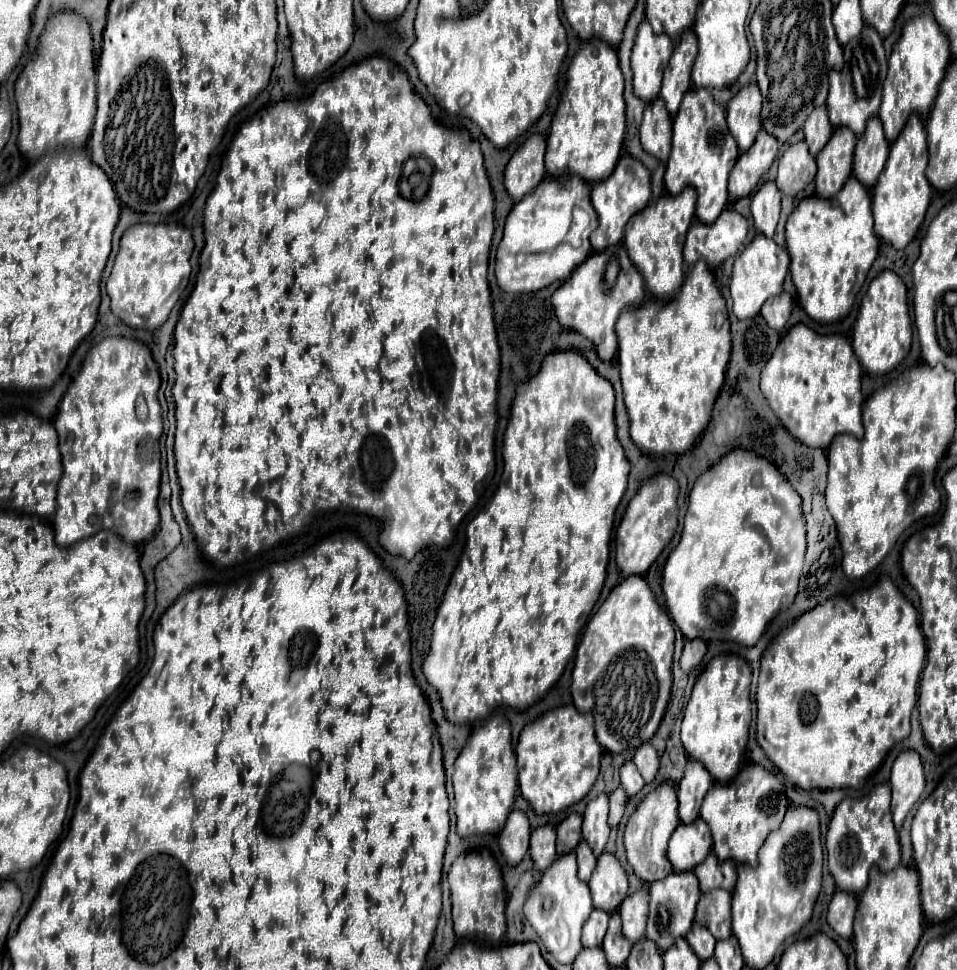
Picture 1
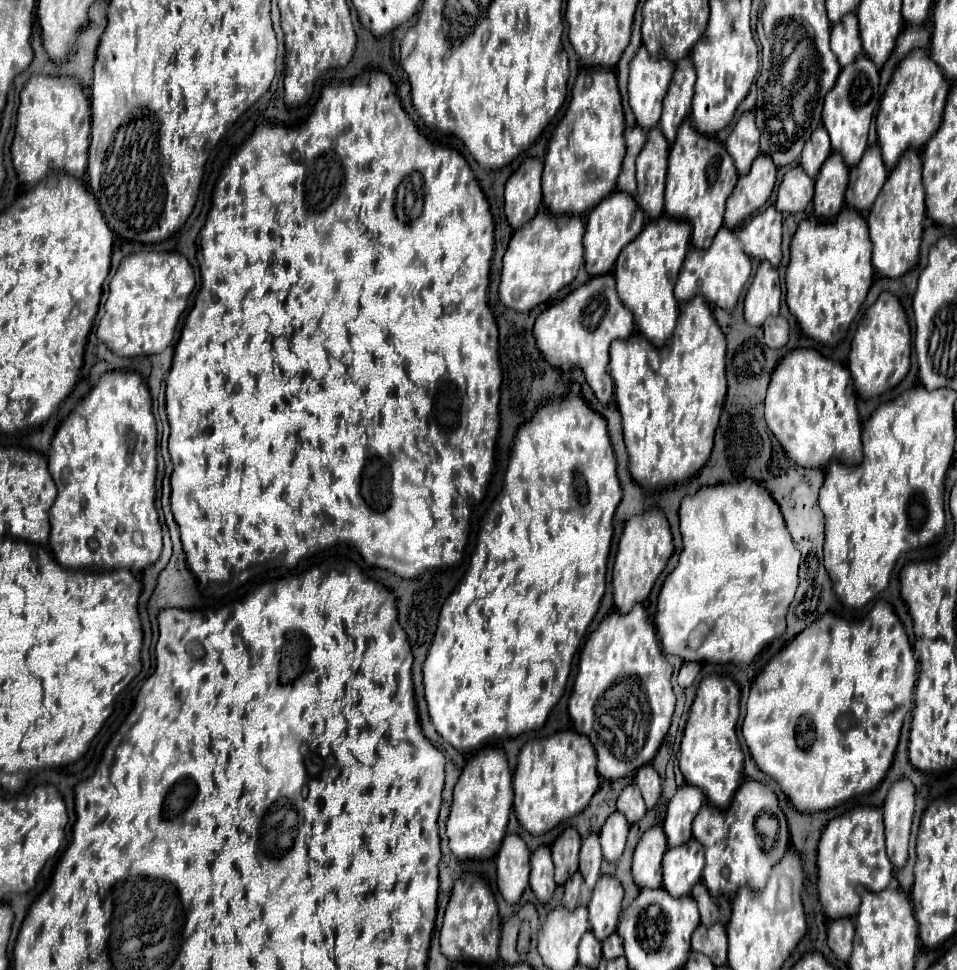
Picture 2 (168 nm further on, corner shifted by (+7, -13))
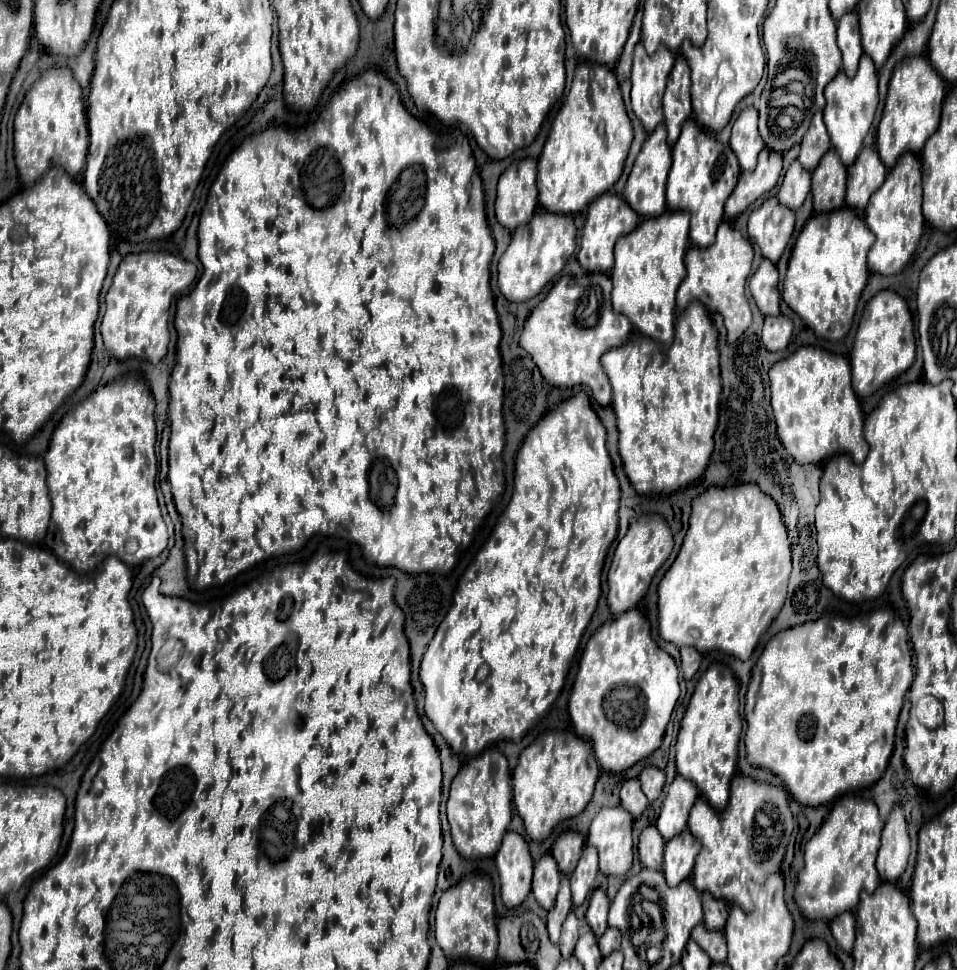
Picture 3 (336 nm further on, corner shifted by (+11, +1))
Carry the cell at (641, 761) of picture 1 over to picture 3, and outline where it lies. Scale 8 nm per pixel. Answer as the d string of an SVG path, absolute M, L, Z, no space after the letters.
M646 766L640 772L640 782L642 782L642 790L646 794L646 798L650 802L654 802L660 794L662 794L662 786L664 786L664 772L656 766Z

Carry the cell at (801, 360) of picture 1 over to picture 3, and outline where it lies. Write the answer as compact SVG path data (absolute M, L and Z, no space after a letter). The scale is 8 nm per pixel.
M800 346L794 354L770 368L770 394L778 438L782 440L788 454L792 454L800 464L818 464L832 454L848 454L854 458L854 462L862 462L864 454L868 454L868 444L864 442L862 434L864 414L850 384L850 362L844 356L826 352L818 346Z

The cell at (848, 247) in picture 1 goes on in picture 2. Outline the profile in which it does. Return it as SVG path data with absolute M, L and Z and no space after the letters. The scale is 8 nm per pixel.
M846 206L832 222L826 222L826 224L816 224L814 218L800 222L790 242L790 264L786 272L786 302L792 316L796 316L806 336L826 346L836 346L840 340L844 340L852 320L856 318L872 286L872 280L874 280L872 240L868 240L866 220L854 208Z

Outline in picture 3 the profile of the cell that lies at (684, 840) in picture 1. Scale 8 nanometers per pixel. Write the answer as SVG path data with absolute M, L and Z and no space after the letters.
M684 830L676 838L666 842L664 848L664 876L668 886L678 886L692 876L694 860L700 852L700 842L690 830Z

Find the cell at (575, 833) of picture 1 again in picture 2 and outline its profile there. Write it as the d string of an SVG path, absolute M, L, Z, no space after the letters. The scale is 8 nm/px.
M566 828L552 844L552 858L556 866L556 884L564 884L578 870L578 852L582 838L574 828Z

